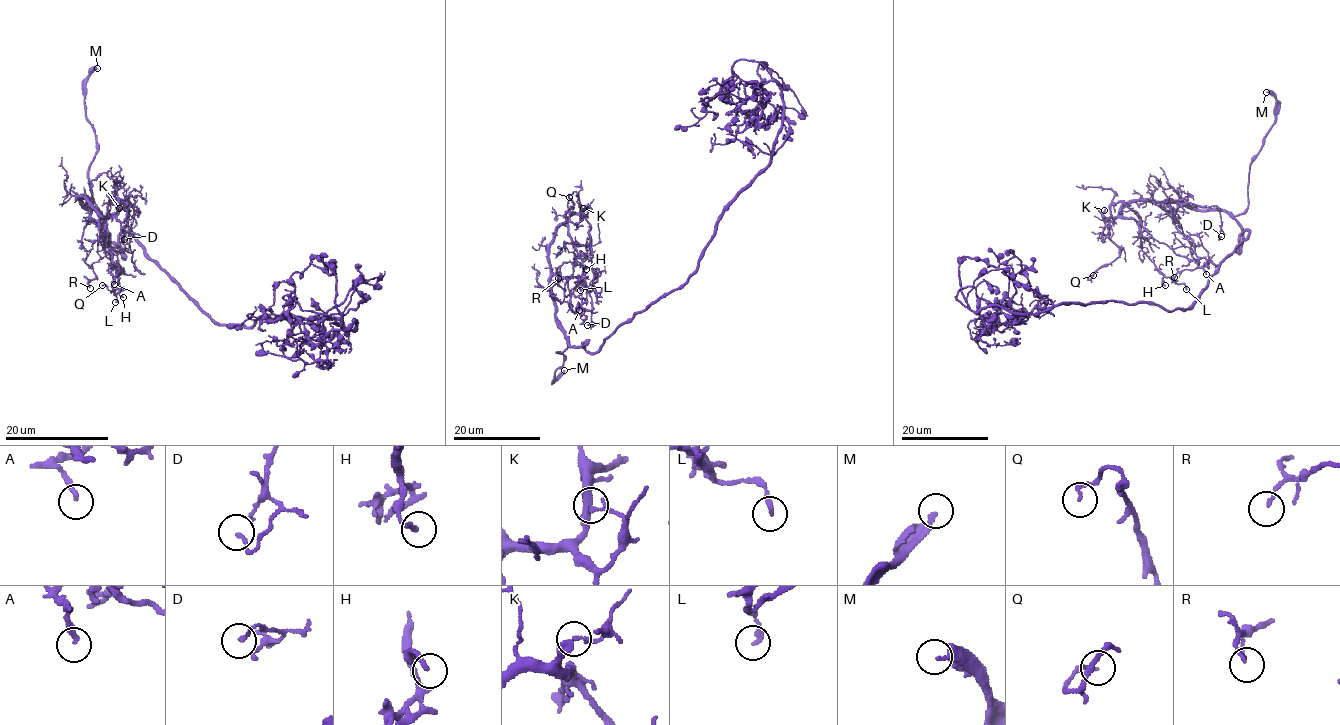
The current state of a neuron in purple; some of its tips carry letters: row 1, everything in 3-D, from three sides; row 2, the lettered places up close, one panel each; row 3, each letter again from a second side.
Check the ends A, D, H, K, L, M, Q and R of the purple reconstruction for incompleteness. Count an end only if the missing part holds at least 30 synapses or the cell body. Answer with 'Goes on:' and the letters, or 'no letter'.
Goes on: M

